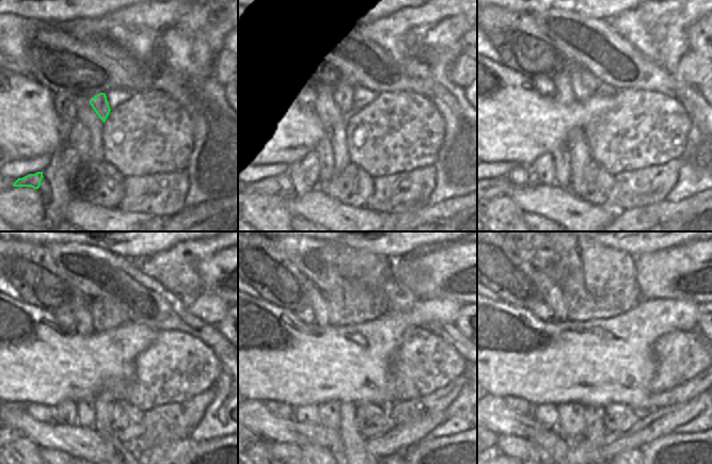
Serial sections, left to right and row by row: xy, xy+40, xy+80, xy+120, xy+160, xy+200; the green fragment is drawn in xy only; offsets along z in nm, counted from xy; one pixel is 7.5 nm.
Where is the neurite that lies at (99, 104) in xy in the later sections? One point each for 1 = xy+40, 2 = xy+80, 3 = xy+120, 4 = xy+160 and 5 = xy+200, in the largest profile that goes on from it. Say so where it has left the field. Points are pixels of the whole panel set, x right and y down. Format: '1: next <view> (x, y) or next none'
1: next xy+40 (343, 95)
2: next xy+80 (584, 83)
3: next xy+120 (106, 315)
4: next xy+160 (360, 308)
5: next xy+200 (599, 306)

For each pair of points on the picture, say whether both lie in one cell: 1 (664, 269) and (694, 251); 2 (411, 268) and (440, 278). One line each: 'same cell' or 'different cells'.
1: same cell
2: same cell

